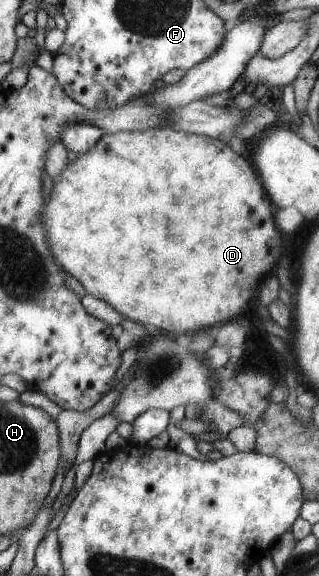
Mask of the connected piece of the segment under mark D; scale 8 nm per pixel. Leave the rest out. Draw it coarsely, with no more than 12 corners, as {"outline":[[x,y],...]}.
{"outline":[[105,133],[41,220],[64,273],[194,334],[282,253],[250,161]]}

